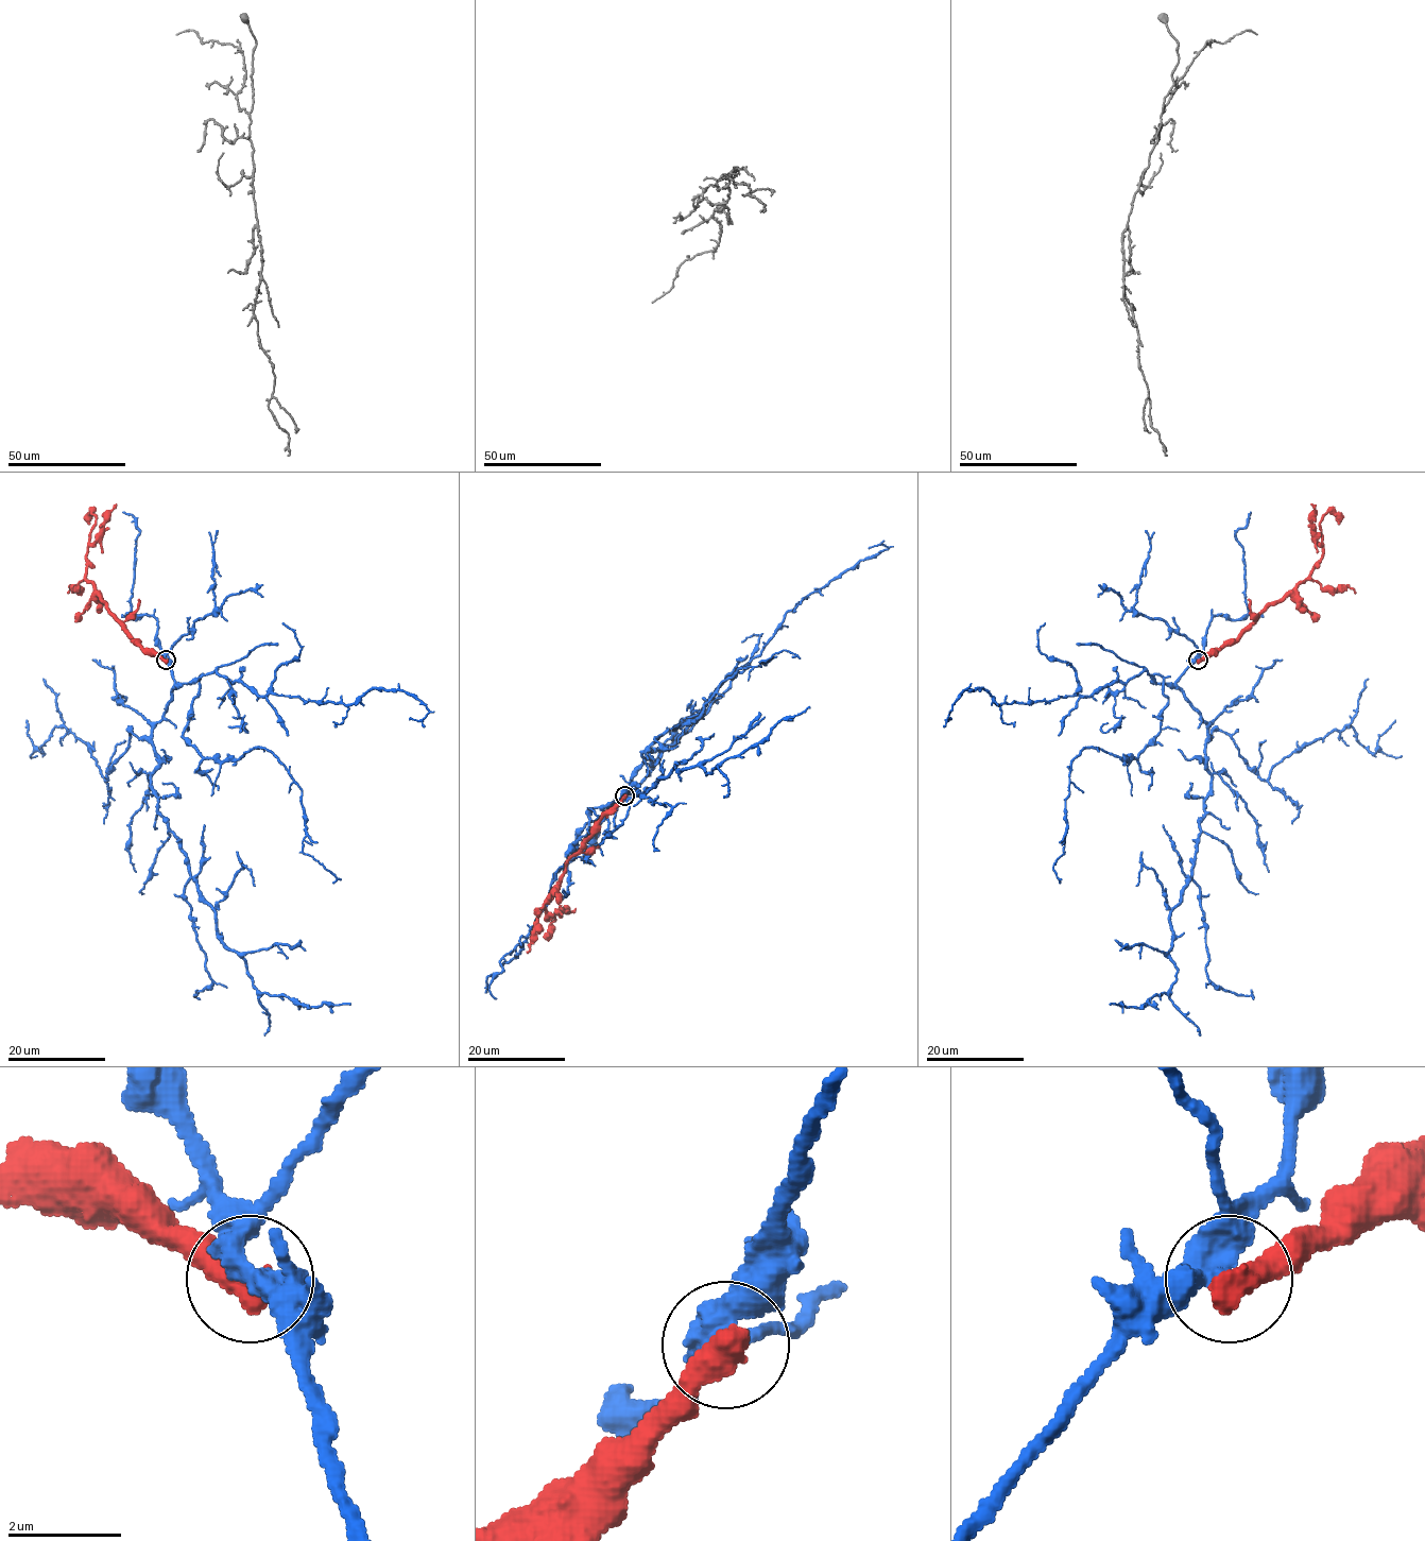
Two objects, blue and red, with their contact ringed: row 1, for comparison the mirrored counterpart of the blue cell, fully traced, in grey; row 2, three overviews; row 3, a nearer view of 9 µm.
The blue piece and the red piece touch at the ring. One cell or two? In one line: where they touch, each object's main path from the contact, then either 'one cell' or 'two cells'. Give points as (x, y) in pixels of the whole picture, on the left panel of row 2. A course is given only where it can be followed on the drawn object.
at (166, 660); blue runs (165, 660), (172, 698), (152, 732), (151, 789), (216, 911), (218, 937), (260, 992), (308, 1008), (350, 1004); red runs (165, 661), (150, 654), (139, 645), (86, 579), (89, 532), (96, 517), (92, 512), (88, 524); two cells

